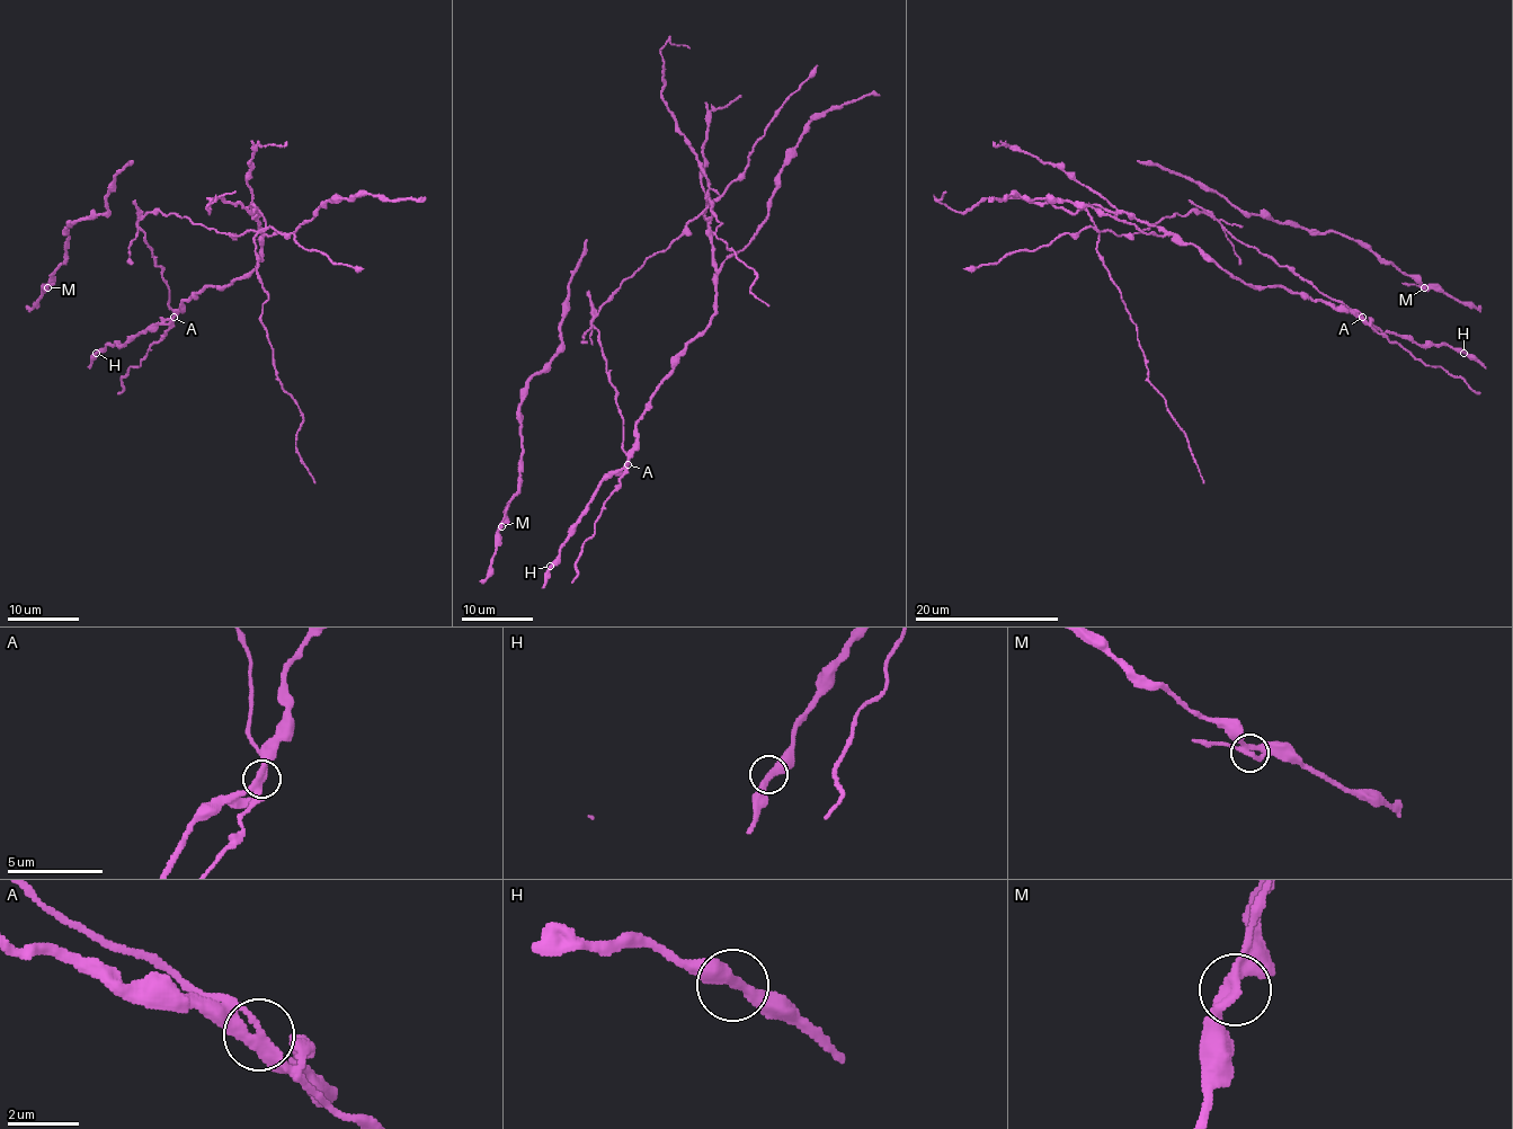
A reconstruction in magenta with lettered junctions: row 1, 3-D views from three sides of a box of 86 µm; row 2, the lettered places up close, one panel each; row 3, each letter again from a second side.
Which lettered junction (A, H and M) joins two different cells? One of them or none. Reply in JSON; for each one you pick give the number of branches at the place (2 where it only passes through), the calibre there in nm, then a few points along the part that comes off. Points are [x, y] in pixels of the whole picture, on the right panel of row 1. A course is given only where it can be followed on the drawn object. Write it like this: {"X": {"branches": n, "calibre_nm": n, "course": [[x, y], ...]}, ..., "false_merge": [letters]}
{"A": {"branches": 2, "calibre_nm": 340, "course": [[1362, 317], [1202, 212], [1163, 218], [1133, 233], [1100, 233], [1096, 251], [1138, 329], [1148, 380], [1204, 482]]}, "false_merge": ["A"]}

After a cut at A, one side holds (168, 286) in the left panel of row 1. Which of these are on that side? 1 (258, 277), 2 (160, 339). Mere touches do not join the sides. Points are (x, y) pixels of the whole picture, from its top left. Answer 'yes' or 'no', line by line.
1: yes
2: yes

